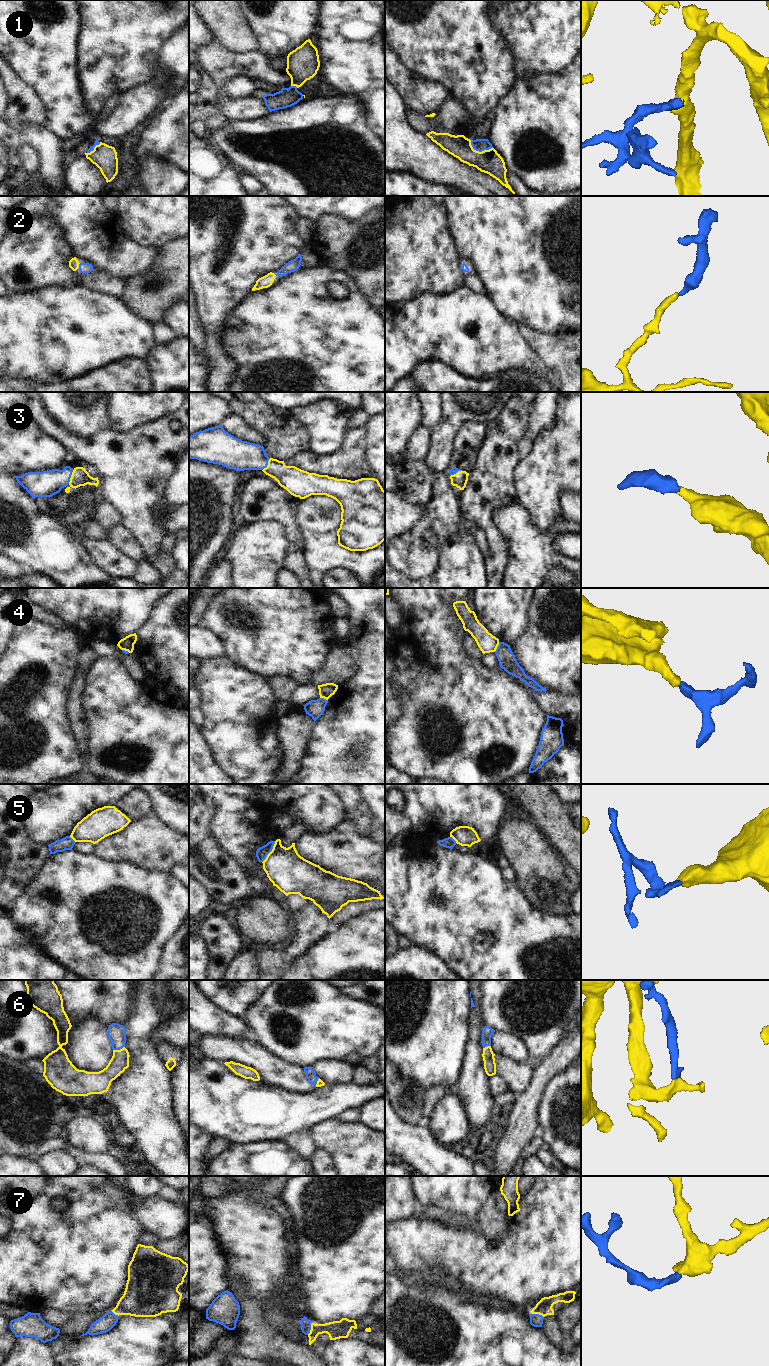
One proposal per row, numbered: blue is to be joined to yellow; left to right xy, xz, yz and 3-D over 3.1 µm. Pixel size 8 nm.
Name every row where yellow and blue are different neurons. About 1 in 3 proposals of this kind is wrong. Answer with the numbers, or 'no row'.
4, 5.

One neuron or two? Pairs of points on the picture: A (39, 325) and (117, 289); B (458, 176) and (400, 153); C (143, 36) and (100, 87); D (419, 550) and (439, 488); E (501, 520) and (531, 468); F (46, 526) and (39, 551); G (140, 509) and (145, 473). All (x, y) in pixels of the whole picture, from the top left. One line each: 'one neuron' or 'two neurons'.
A: two neurons
B: one neuron
C: one neuron
D: one neuron
E: two neurons
F: one neuron
G: one neuron

